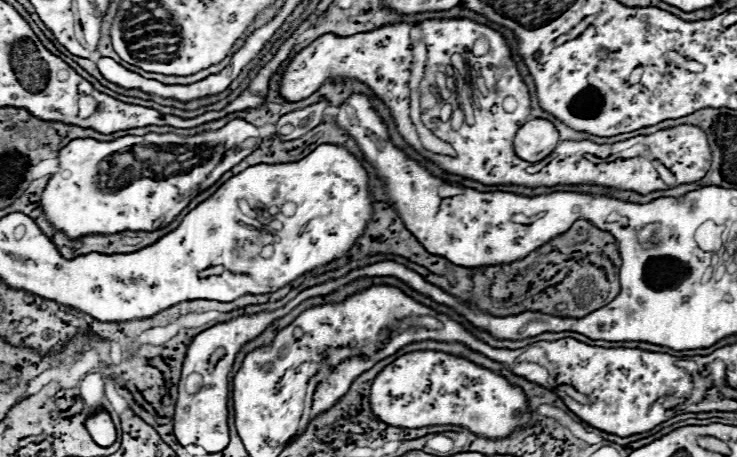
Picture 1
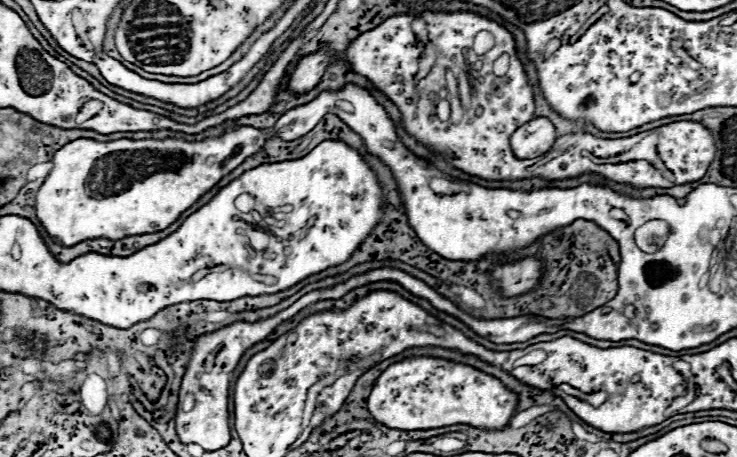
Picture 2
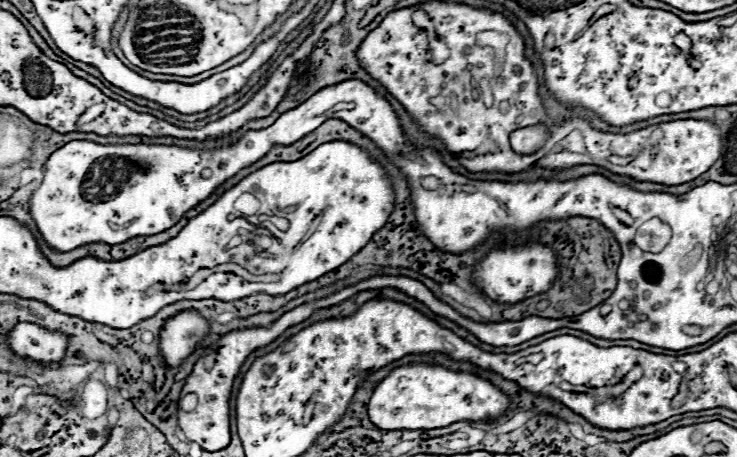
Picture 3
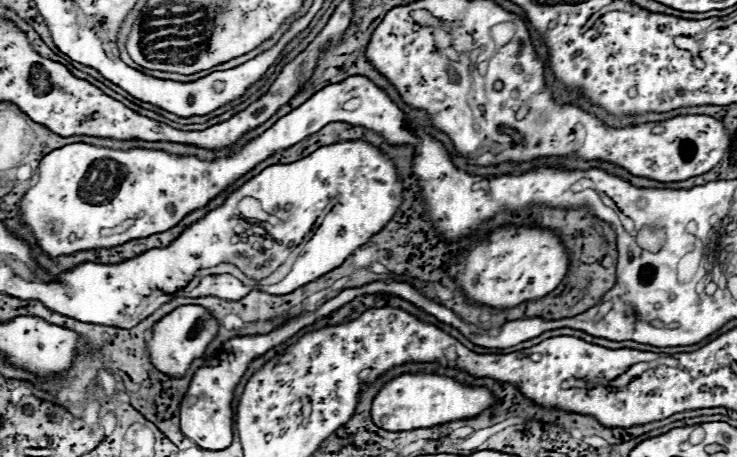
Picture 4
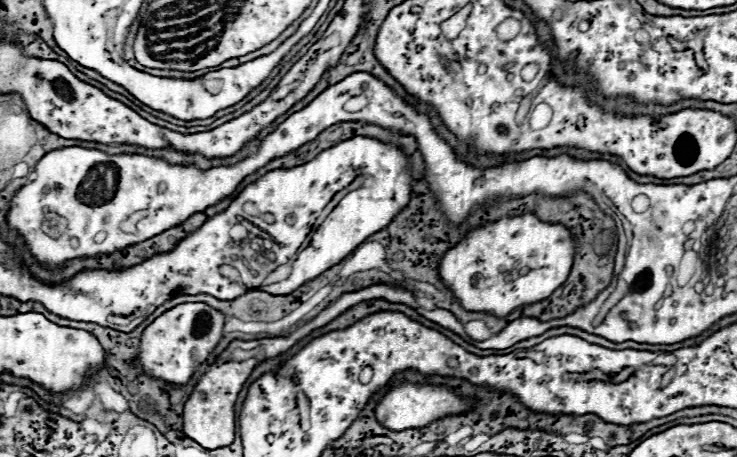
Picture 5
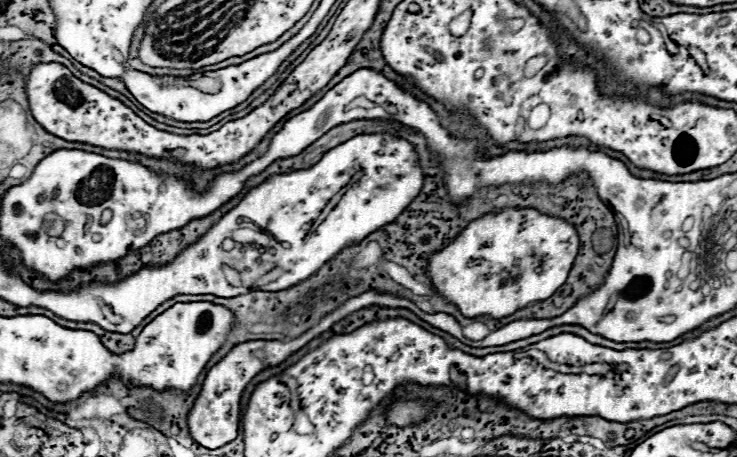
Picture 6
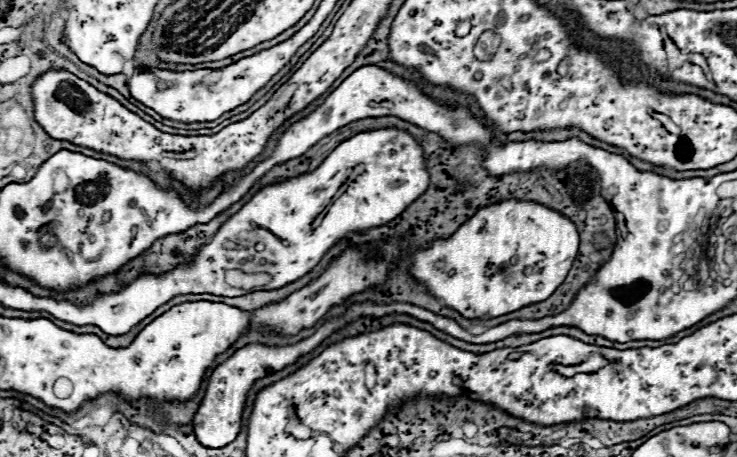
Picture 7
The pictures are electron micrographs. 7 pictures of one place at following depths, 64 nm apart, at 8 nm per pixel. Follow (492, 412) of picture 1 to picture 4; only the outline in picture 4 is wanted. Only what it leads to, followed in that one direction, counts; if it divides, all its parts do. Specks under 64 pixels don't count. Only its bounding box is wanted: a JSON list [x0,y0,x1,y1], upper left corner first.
[372,374,496,432]

